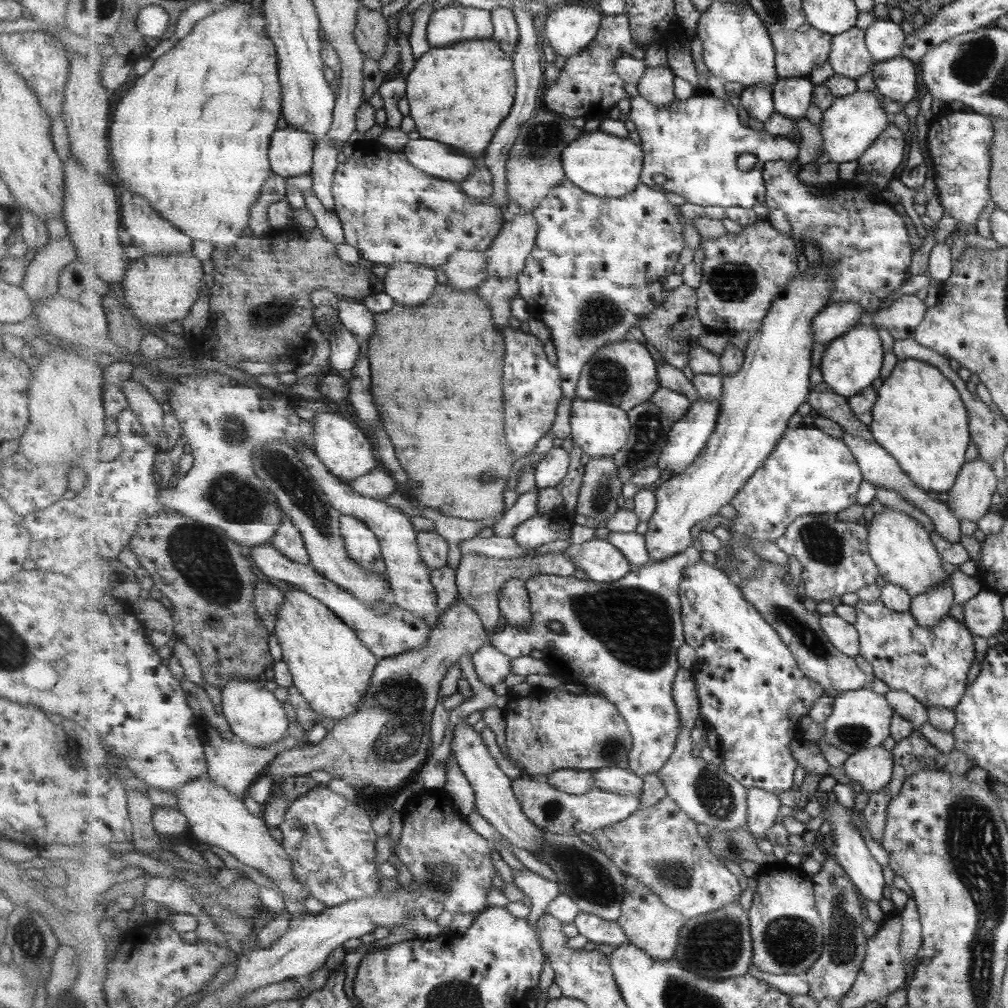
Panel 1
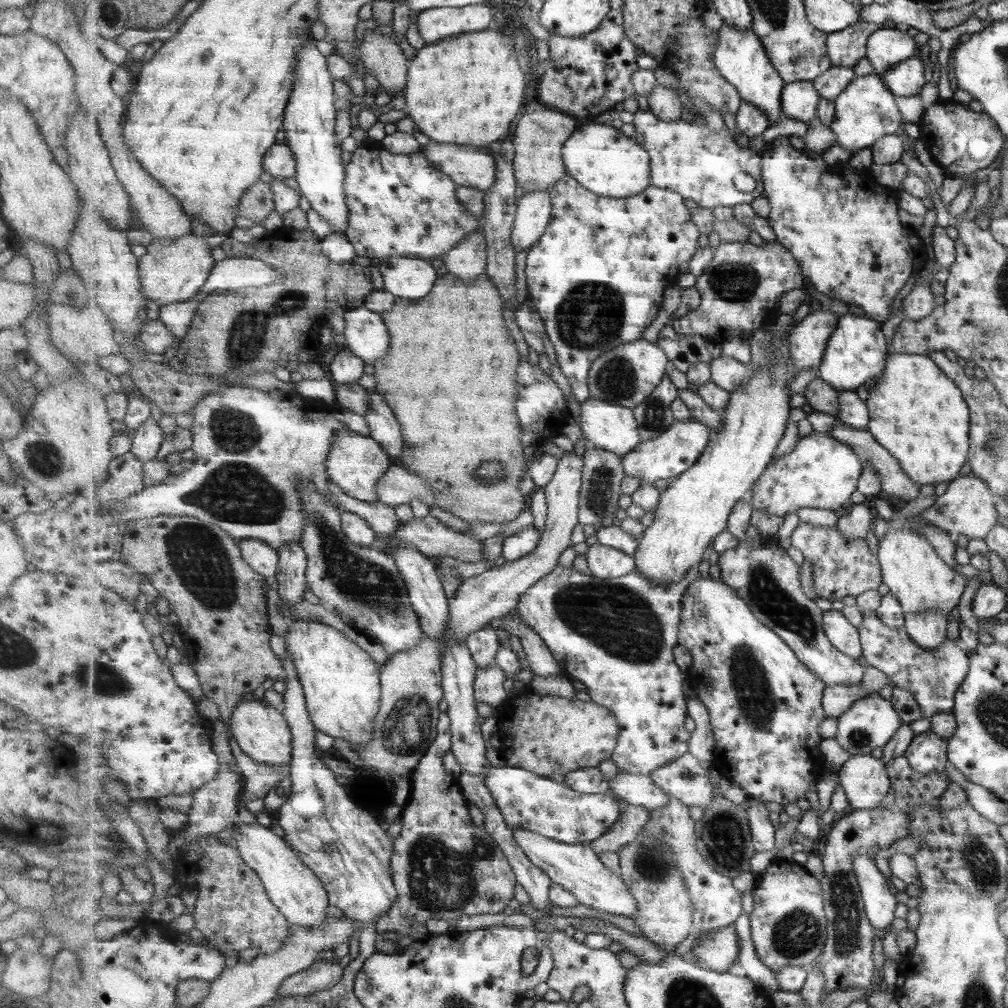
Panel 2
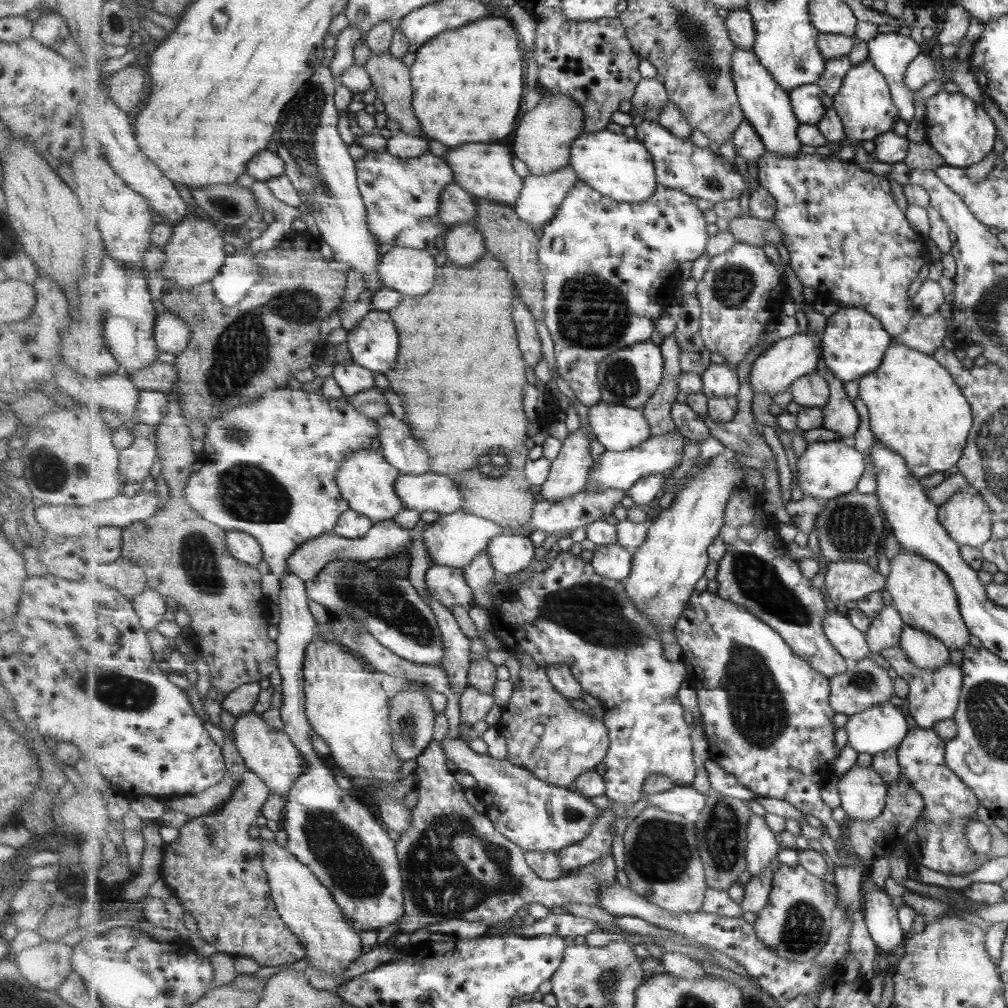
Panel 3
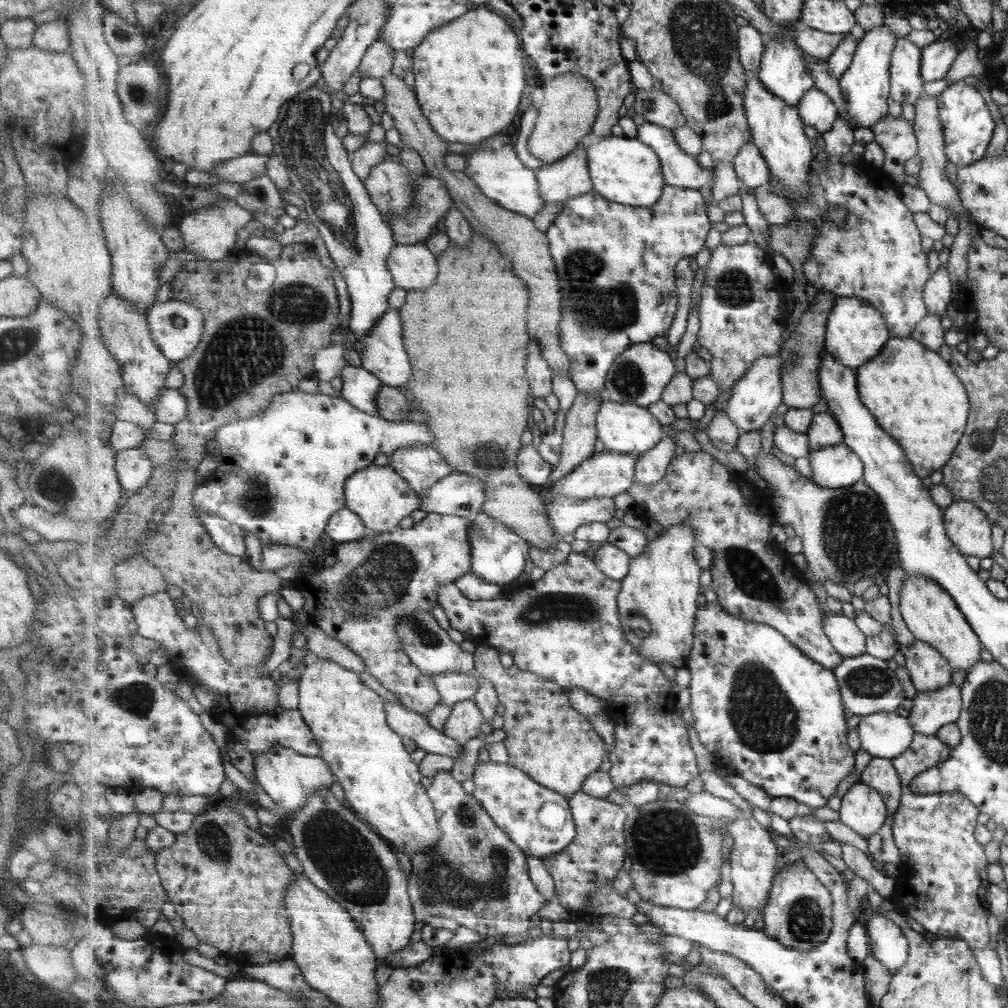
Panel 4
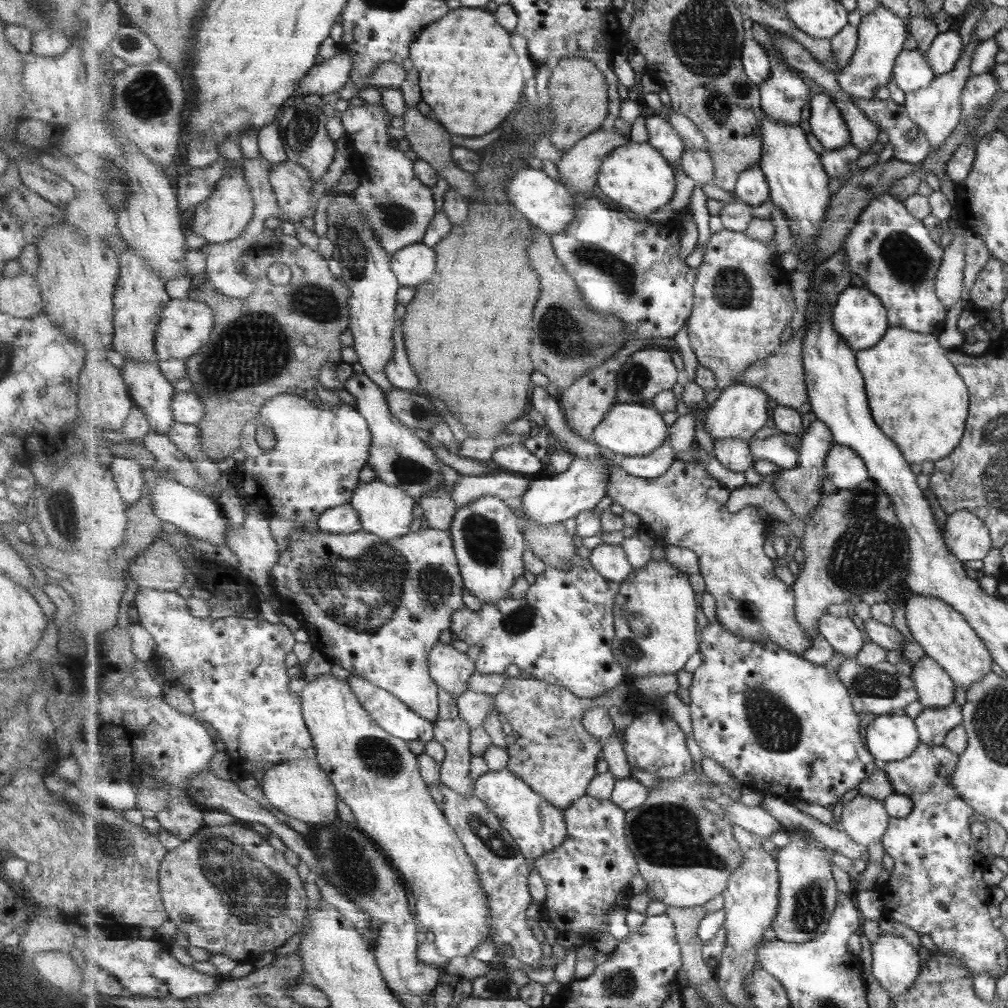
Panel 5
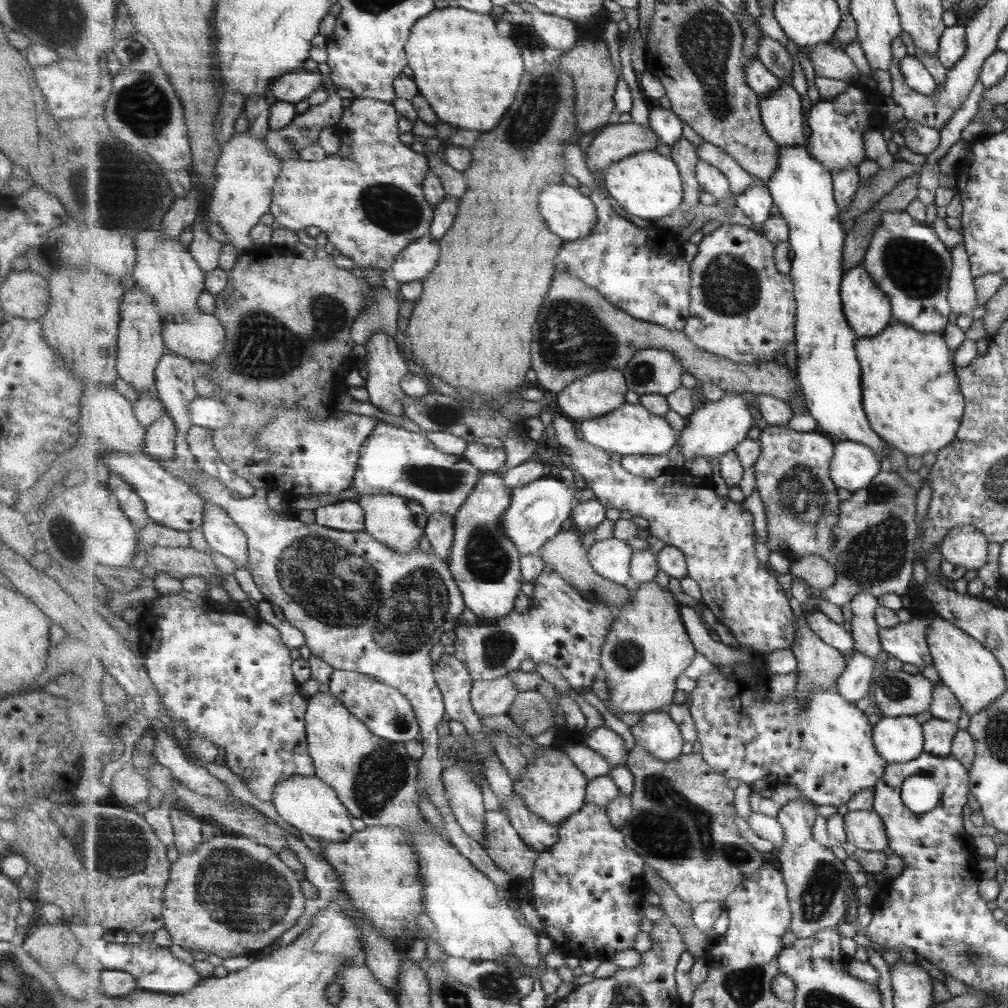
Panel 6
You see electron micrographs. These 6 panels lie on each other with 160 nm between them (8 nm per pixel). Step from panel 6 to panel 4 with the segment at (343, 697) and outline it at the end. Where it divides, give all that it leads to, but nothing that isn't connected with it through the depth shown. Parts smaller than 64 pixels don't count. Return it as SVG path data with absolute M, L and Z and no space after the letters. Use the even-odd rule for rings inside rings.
M386 701L387 723L397 735L410 738L429 754L441 754L457 760L464 746L431 726L427 716L412 711L401 703Z

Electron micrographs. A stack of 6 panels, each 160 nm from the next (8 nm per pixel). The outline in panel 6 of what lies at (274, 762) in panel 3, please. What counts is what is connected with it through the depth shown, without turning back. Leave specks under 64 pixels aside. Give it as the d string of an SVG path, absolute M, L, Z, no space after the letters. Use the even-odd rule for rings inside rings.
M294 776L279 783L275 789L273 804L278 814L292 827L311 835L320 844L349 842L355 830L351 824L350 810L337 794L317 776Z

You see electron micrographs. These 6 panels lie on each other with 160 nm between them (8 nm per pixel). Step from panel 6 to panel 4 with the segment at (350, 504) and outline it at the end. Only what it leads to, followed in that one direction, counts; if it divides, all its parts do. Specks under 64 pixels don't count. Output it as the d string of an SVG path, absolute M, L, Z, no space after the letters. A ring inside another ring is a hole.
M346 506L331 517L325 532L334 542L346 543L365 537L367 529L363 519Z

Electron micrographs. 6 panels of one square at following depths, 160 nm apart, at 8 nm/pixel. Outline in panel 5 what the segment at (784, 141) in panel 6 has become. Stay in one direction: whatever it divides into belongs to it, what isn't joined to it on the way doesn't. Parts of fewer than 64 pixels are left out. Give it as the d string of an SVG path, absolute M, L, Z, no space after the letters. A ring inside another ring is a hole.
M774 64L771 78L760 84L762 110L777 123L799 127L803 106L813 95L810 86L791 65Z

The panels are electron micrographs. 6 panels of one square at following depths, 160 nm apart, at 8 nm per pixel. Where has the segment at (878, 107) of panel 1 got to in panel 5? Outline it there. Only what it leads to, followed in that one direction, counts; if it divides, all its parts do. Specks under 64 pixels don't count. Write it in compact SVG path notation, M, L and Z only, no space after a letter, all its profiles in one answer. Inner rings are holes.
M883 4L871 10L871 13L864 11L861 22L858 24L860 39L857 50L851 59L849 66L837 73L838 83L849 95L863 100L875 100L875 88L887 86L887 82L893 76L894 62L901 52L901 44L909 35L906 21L897 17L889 8Z

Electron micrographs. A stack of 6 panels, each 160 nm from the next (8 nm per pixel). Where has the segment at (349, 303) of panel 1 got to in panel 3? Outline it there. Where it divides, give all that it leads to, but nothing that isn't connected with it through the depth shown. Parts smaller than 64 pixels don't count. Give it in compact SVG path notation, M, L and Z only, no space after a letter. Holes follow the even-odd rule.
M374 309L349 331L347 345L353 361L385 375L399 358L399 332L387 311Z

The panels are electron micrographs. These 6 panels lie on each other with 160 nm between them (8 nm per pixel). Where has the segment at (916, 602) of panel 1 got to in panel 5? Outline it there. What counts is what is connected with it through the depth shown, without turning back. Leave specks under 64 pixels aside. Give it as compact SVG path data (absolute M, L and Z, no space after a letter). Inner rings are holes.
M925 654L913 664L910 679L922 708L945 708L954 702L950 676Z

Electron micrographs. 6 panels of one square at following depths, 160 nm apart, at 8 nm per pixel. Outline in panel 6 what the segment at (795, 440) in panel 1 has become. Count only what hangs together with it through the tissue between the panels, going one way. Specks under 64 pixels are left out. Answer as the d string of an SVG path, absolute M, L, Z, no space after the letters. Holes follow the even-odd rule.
M848 440L836 443L830 475L839 489L855 493L869 486L883 469L880 456L870 446Z

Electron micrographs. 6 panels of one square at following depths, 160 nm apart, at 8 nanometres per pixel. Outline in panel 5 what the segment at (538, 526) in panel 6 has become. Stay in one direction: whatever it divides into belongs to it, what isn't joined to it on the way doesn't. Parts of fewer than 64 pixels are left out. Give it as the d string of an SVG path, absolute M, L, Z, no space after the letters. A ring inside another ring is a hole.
M575 455L574 461L571 463L570 469L563 474L554 474L551 477L533 478L530 482L529 490L523 495L522 509L526 511L526 516L534 522L538 522L541 526L549 526L550 524L562 524L569 518L577 518L579 513L584 510L593 510L599 500L606 495L608 484L610 481L610 468L599 462L598 460L587 460L579 458Z

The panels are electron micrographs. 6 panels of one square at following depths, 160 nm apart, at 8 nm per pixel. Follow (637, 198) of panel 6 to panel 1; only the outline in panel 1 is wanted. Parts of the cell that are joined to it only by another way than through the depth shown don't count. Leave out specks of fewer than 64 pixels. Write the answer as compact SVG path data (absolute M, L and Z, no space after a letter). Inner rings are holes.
M597 129L584 132L582 137L573 142L562 155L567 179L589 194L601 198L621 198L635 192L642 184L645 152L642 146L629 138L619 138Z

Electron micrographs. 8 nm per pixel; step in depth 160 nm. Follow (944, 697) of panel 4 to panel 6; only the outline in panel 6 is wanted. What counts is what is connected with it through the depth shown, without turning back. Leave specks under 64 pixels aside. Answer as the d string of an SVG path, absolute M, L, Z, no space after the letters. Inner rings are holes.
M931 718L922 724L922 735L925 736L922 752L941 758L946 757L950 754L956 733L958 729L955 723Z

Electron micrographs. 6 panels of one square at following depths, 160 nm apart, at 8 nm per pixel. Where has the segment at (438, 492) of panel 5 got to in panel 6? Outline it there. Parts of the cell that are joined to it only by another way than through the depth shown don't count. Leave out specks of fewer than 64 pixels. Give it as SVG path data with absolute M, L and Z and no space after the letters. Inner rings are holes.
M444 512L430 514L428 525L424 528L431 547L442 558L443 562L450 564L452 548L455 540L455 517Z

